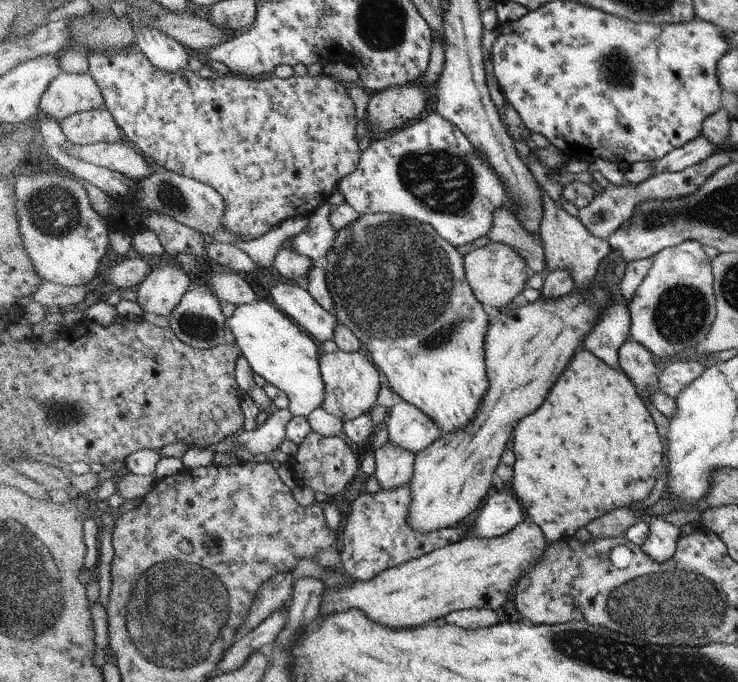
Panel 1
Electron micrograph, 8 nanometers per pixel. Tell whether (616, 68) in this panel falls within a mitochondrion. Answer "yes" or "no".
yes

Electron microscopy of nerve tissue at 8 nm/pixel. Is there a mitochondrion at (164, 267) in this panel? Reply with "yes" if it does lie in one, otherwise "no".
no

